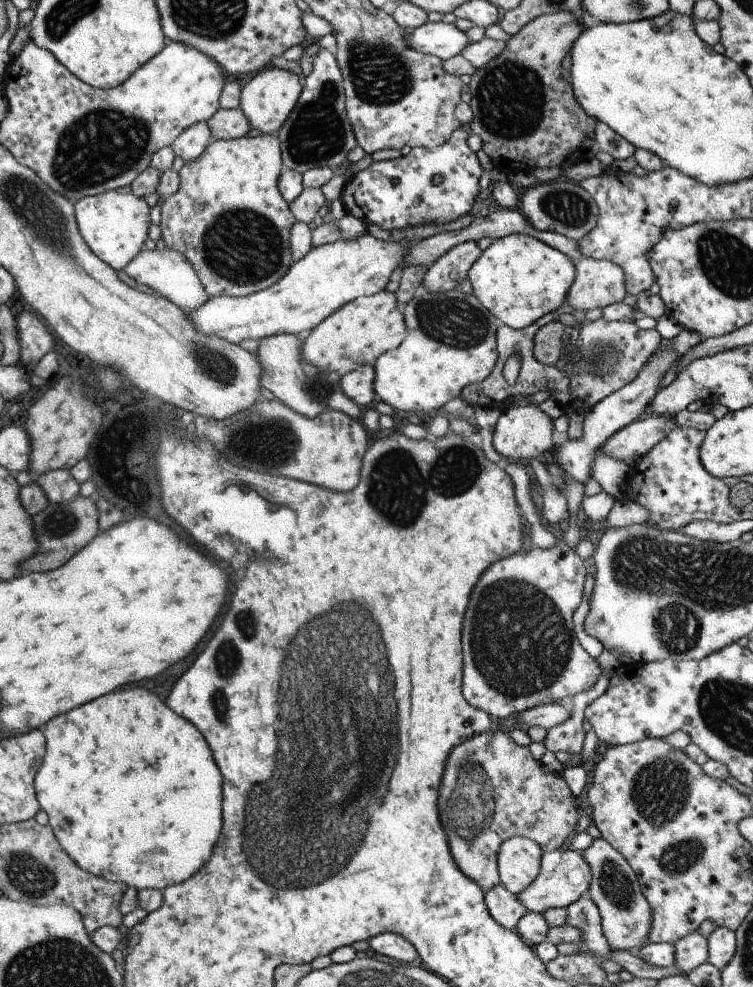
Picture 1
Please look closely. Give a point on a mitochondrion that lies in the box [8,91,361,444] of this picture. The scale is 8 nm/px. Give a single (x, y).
(104, 144)

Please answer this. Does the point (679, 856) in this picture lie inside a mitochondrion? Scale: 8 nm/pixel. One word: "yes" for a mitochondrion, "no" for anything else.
yes

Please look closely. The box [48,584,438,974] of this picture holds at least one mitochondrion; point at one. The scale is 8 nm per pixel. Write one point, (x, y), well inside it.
(279, 827)

